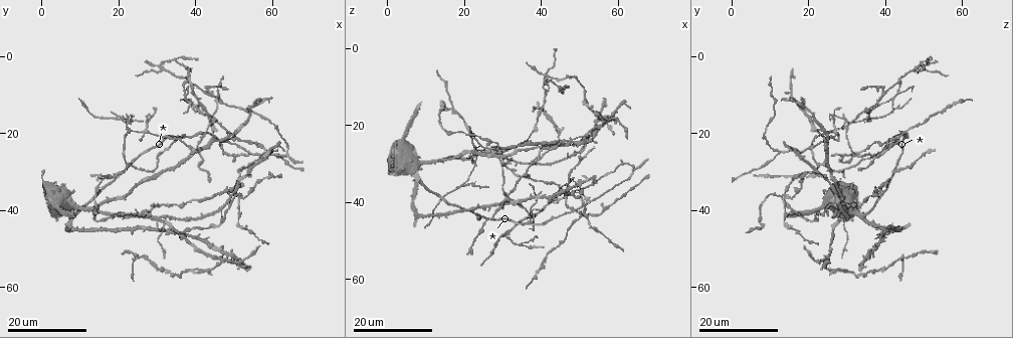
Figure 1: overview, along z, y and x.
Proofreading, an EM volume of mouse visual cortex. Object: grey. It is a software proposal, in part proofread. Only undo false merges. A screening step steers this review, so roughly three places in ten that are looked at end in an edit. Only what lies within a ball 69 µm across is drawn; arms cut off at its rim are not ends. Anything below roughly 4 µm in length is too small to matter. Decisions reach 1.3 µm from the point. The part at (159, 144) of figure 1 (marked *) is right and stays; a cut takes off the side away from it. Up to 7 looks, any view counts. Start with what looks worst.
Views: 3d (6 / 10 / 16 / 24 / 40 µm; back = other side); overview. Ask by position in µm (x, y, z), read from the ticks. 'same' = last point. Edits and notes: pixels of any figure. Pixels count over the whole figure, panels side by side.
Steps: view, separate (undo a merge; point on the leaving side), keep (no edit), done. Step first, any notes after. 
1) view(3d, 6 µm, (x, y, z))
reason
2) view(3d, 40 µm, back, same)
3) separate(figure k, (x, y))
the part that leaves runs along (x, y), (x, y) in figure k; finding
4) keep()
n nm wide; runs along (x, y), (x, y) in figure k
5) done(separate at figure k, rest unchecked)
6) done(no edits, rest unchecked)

view(3d, 24 µm, (22.5, 16.5, 30.0))
four arms meet

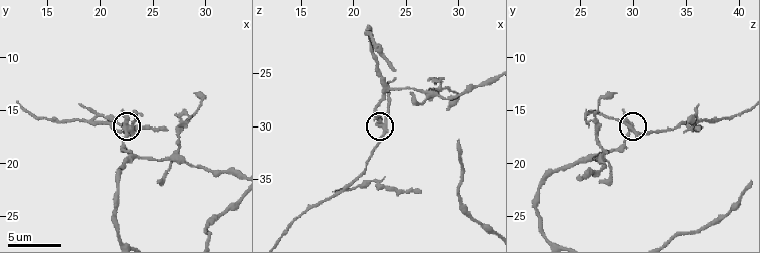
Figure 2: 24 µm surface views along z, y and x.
view(3d, 10 µm, (23.0, 17.0, 30.0))
zoom in

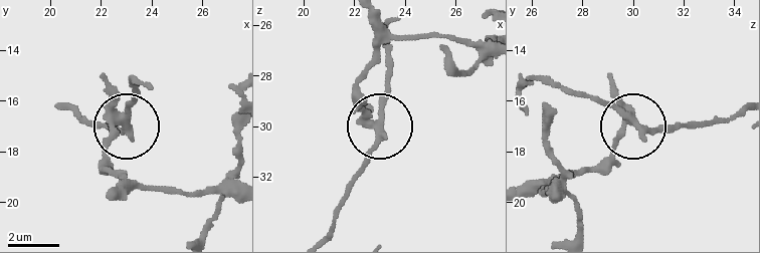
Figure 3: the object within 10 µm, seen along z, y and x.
separate(figure 3, (132, 138))
side arm 5 µm; the part that leaves runs along (630, 112), (654, 130), (739, 114) in figure 3; a second neuron is stuck on

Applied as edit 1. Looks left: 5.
view(3d, 16 µm, (38.0, 9.5, 43.0))

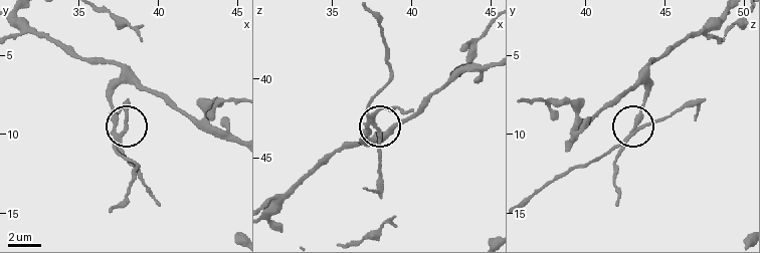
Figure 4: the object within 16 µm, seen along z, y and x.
view(3d, 10 µm, (37.8, 10.1, 42.9))
zoom in

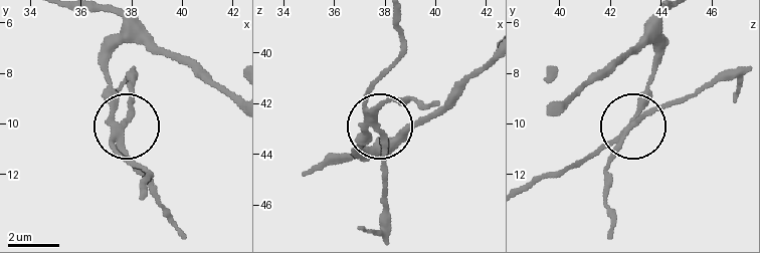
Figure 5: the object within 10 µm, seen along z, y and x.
separate(figure 5, (130, 108))
210 nm wide; a second neuron is stuck on

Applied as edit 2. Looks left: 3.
view(overview)

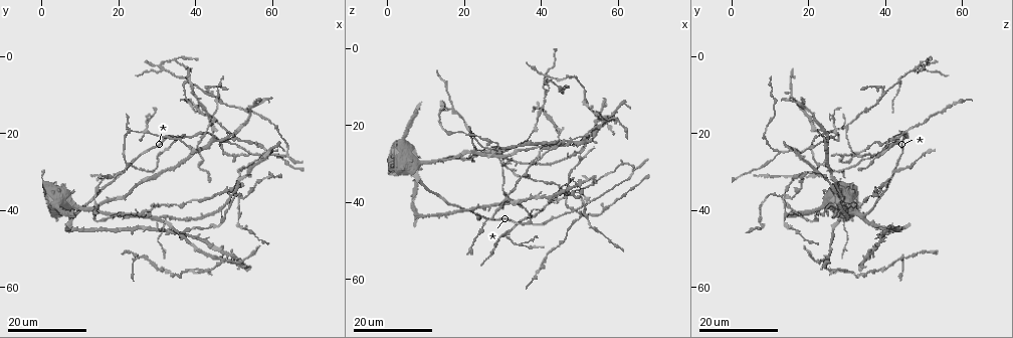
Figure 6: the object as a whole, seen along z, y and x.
view(3d, 24 µm, (27.0, 19.0, 27.5))
looks like a crossing

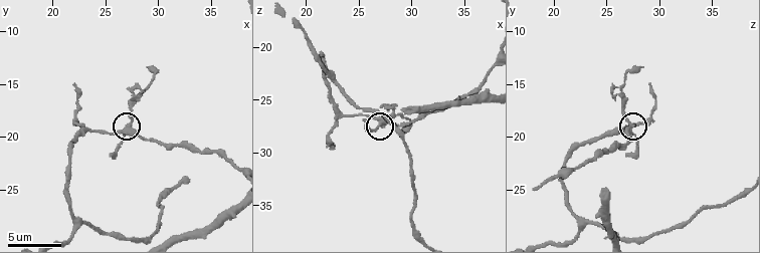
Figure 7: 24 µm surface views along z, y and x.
view(3d, 10 µm, (27.4, 19.0, 27.2))

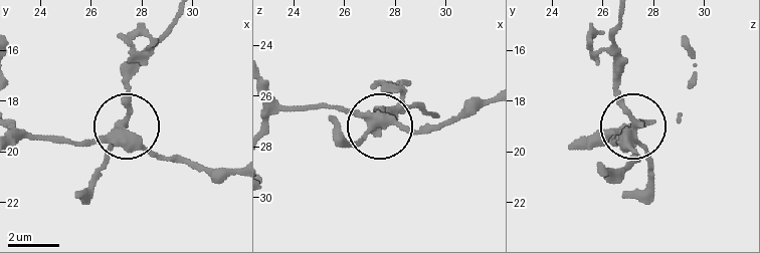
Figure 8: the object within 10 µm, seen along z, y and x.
separate(figure 8, (102, 165))
side arm 8 µm; the part that leaves runs along (634, 136), (621, 98), (619, 21) in figure 8; two neurons meet here

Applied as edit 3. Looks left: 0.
done(separate at figure 3, separate at figure 5, separate at figure 8, rest unchecked)

